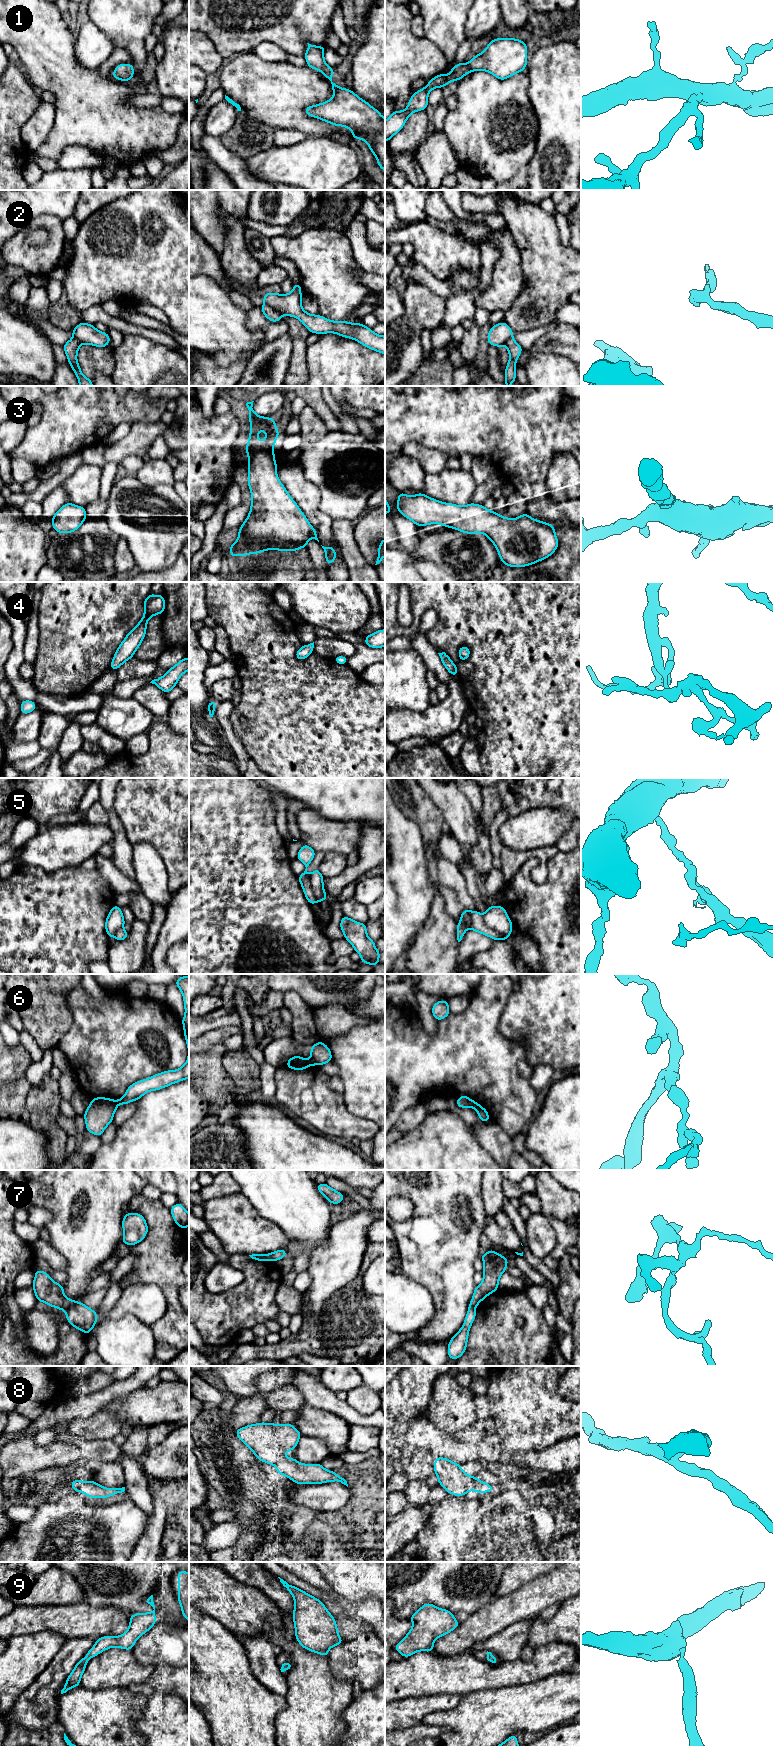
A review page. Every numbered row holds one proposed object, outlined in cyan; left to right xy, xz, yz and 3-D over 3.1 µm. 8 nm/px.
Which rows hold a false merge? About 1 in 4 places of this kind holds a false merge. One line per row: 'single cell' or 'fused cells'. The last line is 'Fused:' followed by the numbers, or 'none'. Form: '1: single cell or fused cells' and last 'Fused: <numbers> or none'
1: single cell
2: fused cells
3: single cell
4: single cell
5: fused cells
6: fused cells
7: fused cells
8: single cell
9: single cell
Fused: 2, 5, 6, 7

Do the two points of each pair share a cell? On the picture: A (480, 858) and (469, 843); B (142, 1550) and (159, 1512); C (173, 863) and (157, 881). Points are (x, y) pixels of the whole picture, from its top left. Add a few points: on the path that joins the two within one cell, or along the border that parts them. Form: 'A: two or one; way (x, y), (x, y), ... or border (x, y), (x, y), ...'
A: two; border (476, 824), (477, 842), (468, 851)
B: one; way (151, 1541), (156, 1521)
C: two; border (156, 849), (167, 873), (168, 889), (173, 893)

